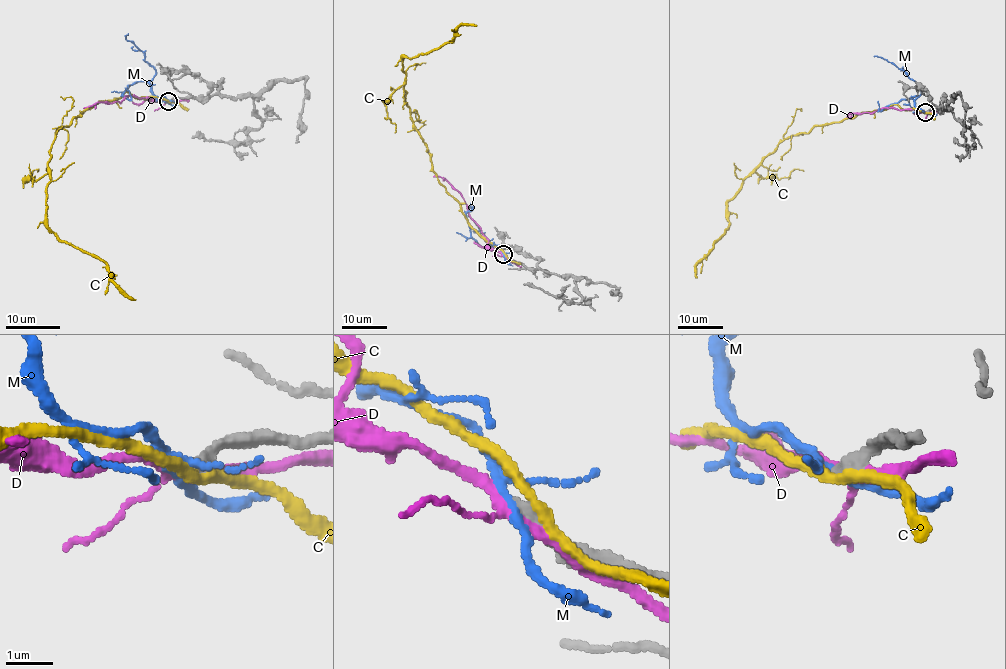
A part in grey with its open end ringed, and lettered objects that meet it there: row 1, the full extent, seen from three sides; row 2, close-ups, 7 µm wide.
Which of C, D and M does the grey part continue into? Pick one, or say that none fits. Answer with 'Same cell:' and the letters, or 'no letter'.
Same cell: no letter

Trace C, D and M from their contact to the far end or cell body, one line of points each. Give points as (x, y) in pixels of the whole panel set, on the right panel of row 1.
C: (927, 112), (902, 110), (895, 104), (785, 138), (727, 203), (728, 227), (697, 264), (697, 278)
D: (927, 112), (884, 107), (871, 113), (850, 113), (848, 117)
M: (927, 113), (914, 103), (921, 90), (914, 80), (902, 69), (874, 57)

